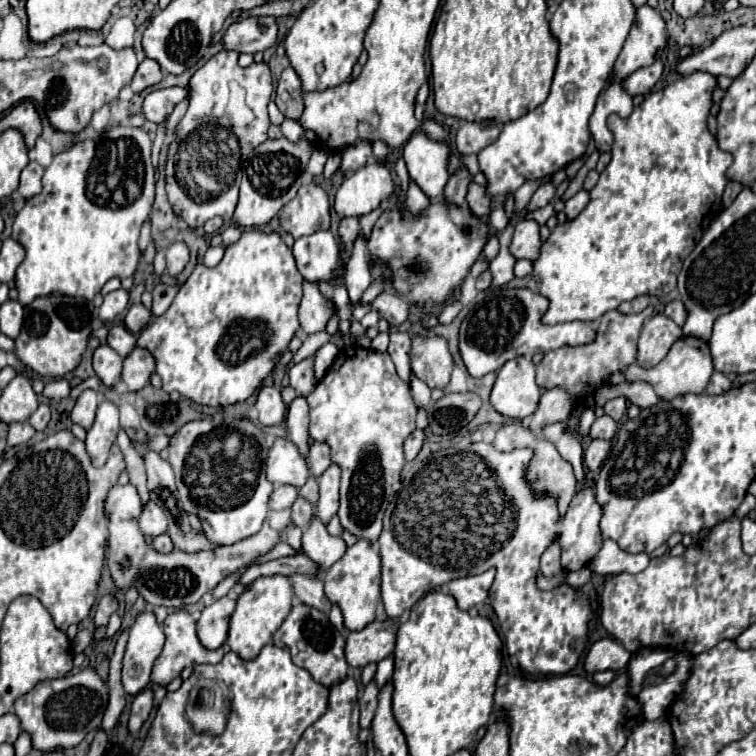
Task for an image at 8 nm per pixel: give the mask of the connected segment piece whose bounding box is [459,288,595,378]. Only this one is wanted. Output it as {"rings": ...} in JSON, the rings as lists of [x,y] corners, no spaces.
{"rings":[[[489,288],[483,298],[467,312],[459,330],[459,352],[471,376],[481,378],[487,372],[497,372],[507,360],[549,352],[563,344],[587,344],[595,338],[589,322],[565,322],[547,326],[541,322],[549,300],[529,288]]]}

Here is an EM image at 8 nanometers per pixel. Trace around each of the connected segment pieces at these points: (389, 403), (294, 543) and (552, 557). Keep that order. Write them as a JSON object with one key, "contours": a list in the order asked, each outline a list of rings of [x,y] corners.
{"contours":[[[[359,346],[341,348],[335,362],[327,370],[327,374],[315,384],[313,392],[307,396],[309,402],[309,436],[319,442],[327,442],[331,446],[331,460],[341,466],[341,508],[339,518],[341,526],[355,534],[357,538],[367,538],[375,542],[381,534],[381,520],[395,498],[393,482],[399,480],[401,468],[405,464],[403,458],[403,440],[415,430],[417,406],[411,398],[409,386],[397,376],[395,364],[387,352],[379,354]]],[[[289,526],[287,530],[285,530],[285,534],[287,534],[287,542],[289,542],[289,546],[293,548],[293,550],[301,550],[301,536],[303,536],[303,532],[301,532],[301,528],[297,528],[297,526]]],[[[555,538],[551,542],[551,546],[542,554],[540,571],[544,576],[555,576],[555,574],[561,572],[561,546],[559,546],[559,538]]]]}

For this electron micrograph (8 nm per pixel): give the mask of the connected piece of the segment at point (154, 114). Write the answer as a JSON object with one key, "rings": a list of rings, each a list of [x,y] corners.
{"rings":[[[163,88],[149,92],[143,102],[143,116],[149,122],[161,122],[167,114],[173,112],[173,106],[187,96],[185,88]]]}

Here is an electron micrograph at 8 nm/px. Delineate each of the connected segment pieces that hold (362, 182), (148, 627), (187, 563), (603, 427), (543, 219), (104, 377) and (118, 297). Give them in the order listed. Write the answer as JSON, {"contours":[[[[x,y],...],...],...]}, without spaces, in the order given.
{"contours":[[[[369,162],[343,180],[343,184],[339,186],[339,190],[335,194],[335,212],[341,218],[343,216],[363,216],[363,214],[379,208],[385,200],[391,200],[395,196],[395,192],[397,192],[397,184],[393,180],[391,172],[377,162]]],[[[145,608],[129,628],[129,642],[123,658],[123,686],[129,694],[135,696],[149,684],[149,674],[163,642],[163,626],[157,622],[155,612]]],[[[127,484],[127,486],[113,486],[109,490],[109,496],[107,496],[107,502],[105,502],[105,512],[109,516],[109,550],[107,550],[107,566],[109,566],[109,572],[111,572],[111,578],[115,582],[115,586],[123,592],[127,592],[131,586],[135,586],[139,590],[139,594],[143,596],[143,600],[151,606],[167,606],[167,608],[181,608],[183,604],[195,604],[197,600],[203,598],[203,594],[211,588],[215,588],[221,580],[225,580],[227,576],[231,576],[233,572],[237,572],[239,568],[245,568],[245,566],[251,566],[259,556],[271,552],[283,538],[283,532],[279,530],[273,530],[269,526],[269,522],[265,520],[263,528],[245,538],[245,540],[239,540],[231,546],[217,546],[215,550],[199,550],[199,554],[185,554],[181,550],[173,550],[171,554],[159,554],[155,548],[151,548],[139,526],[137,526],[137,520],[139,520],[139,514],[141,514],[141,498],[135,490],[133,484]]],[[[601,416],[601,418],[597,418],[595,420],[595,424],[591,426],[591,432],[589,432],[589,436],[591,438],[603,438],[603,440],[611,440],[615,434],[617,434],[617,428],[619,428],[619,424],[611,418],[611,416]]],[[[552,203],[533,212],[527,212],[527,219],[534,219],[540,225],[544,225],[551,216],[555,216],[556,212]]],[[[101,344],[99,348],[95,348],[93,370],[97,372],[97,376],[105,386],[115,386],[121,380],[121,366],[123,366],[123,358],[115,354],[111,346]]],[[[119,288],[119,290],[115,290],[115,292],[109,292],[109,294],[105,296],[105,302],[103,302],[101,308],[99,308],[99,318],[101,318],[103,322],[109,322],[109,320],[113,320],[117,314],[125,312],[127,304],[129,304],[129,292],[127,292],[125,288]]]]}

